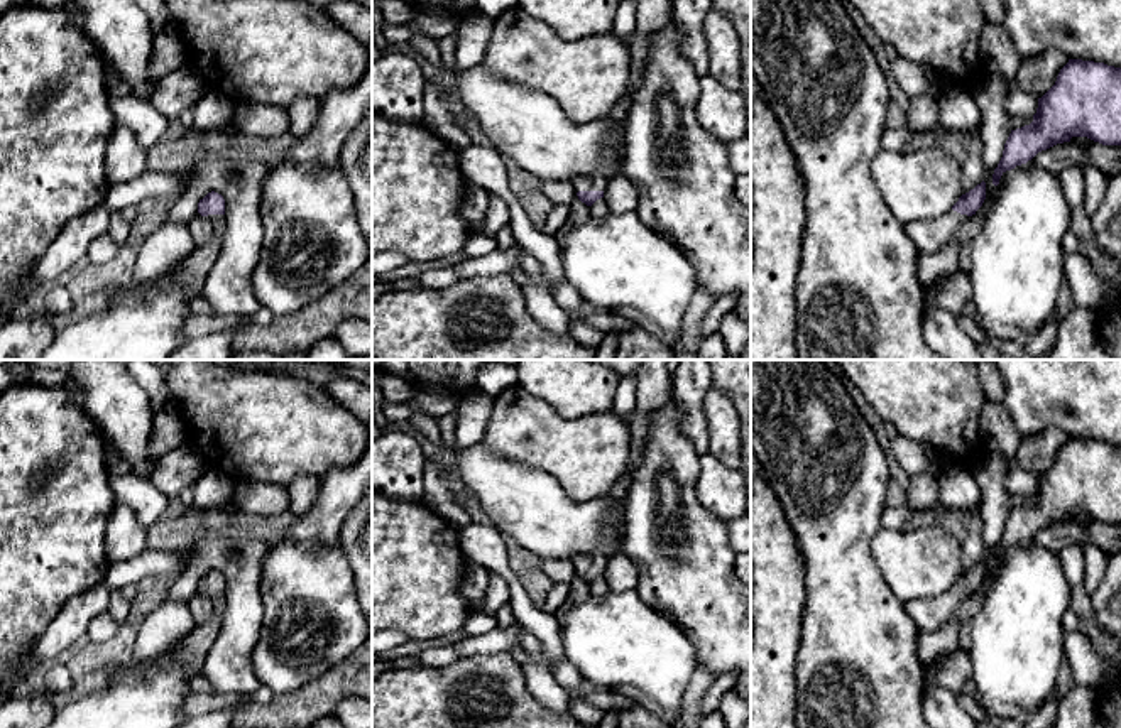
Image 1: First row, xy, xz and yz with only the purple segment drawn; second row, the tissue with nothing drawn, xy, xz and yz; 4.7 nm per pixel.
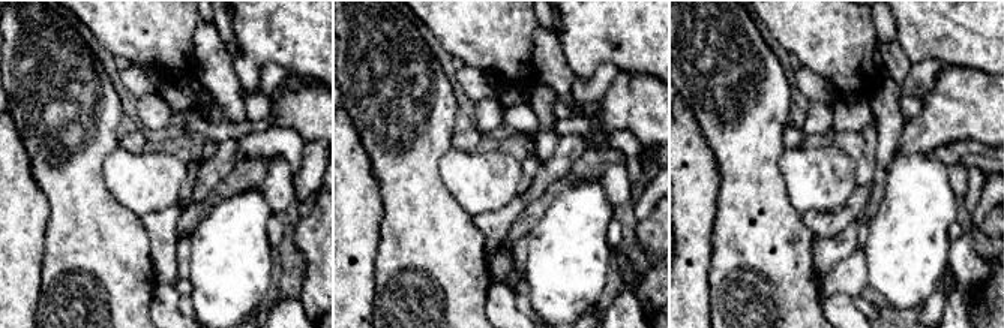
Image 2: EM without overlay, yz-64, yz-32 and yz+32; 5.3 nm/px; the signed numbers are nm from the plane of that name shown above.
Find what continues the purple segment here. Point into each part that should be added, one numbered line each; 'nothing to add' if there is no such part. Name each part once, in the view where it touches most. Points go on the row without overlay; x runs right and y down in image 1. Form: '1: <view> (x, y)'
1: xz (599, 559)

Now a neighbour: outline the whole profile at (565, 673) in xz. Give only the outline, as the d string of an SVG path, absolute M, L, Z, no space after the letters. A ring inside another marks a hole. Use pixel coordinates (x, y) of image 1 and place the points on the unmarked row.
M521 627L521 647L524 652L538 660L543 660L551 671L555 679L568 691L575 691L585 679L578 669L565 657L561 660L550 660L539 644L539 640Z

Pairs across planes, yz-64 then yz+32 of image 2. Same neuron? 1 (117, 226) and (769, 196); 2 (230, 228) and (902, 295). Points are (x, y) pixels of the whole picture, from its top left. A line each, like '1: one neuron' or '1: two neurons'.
1: one neuron
2: one neuron

